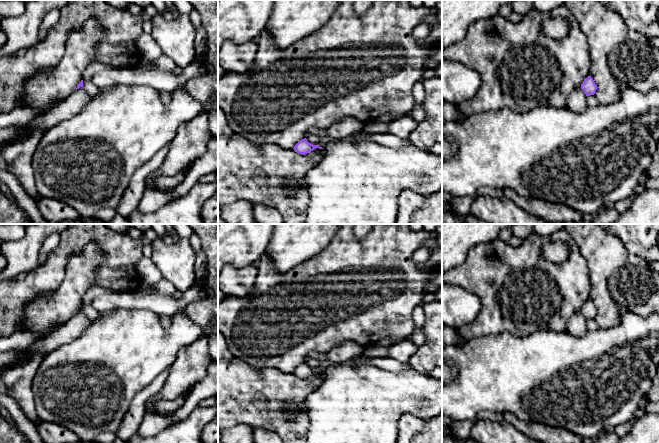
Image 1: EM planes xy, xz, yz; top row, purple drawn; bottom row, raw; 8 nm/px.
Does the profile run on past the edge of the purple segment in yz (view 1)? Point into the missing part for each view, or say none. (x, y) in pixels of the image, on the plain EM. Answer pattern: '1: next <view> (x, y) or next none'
1: next none

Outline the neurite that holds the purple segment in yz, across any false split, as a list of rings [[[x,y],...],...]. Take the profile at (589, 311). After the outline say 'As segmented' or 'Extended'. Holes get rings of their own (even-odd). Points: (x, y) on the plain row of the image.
[[[588,300],[581,308],[581,313],[584,315],[586,320],[594,319],[597,314],[597,309],[595,308],[593,302]]]. As segmented

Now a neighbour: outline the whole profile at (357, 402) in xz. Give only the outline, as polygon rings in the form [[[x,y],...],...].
[[[361,354],[323,371],[322,384],[307,397],[303,407],[309,419],[306,443],[397,443],[398,421],[404,413],[424,420],[442,413],[442,378],[436,379],[428,372],[414,369],[400,372],[382,370],[369,359]]]

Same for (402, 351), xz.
[[[403,340],[388,347],[389,357],[403,363],[408,363],[411,356],[416,353],[416,347],[411,340]]]

